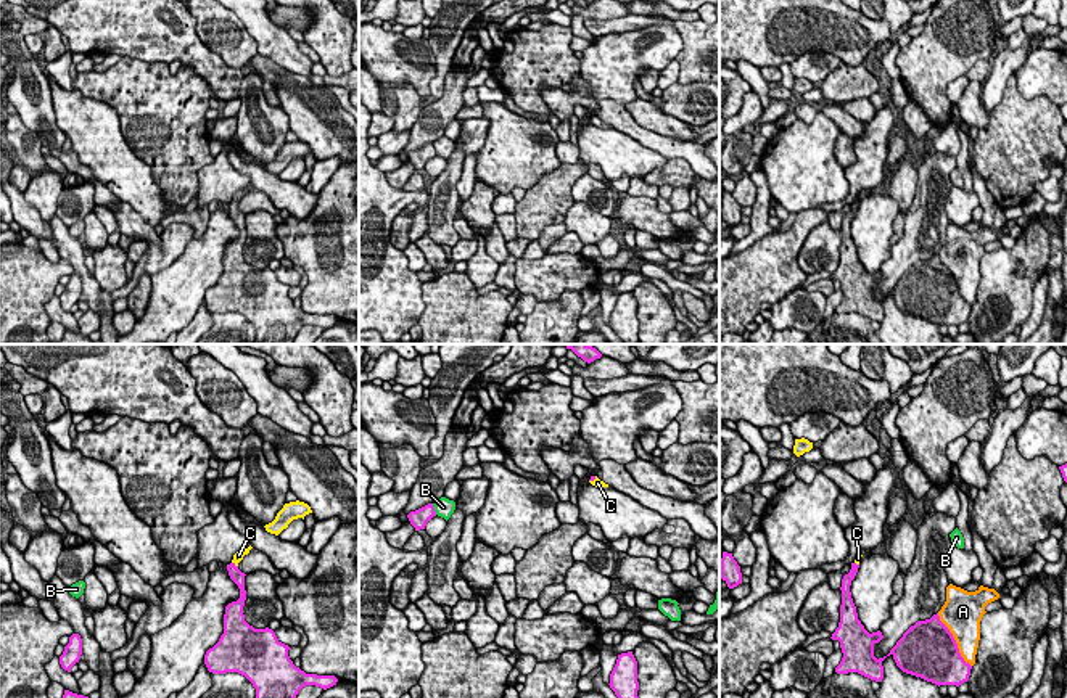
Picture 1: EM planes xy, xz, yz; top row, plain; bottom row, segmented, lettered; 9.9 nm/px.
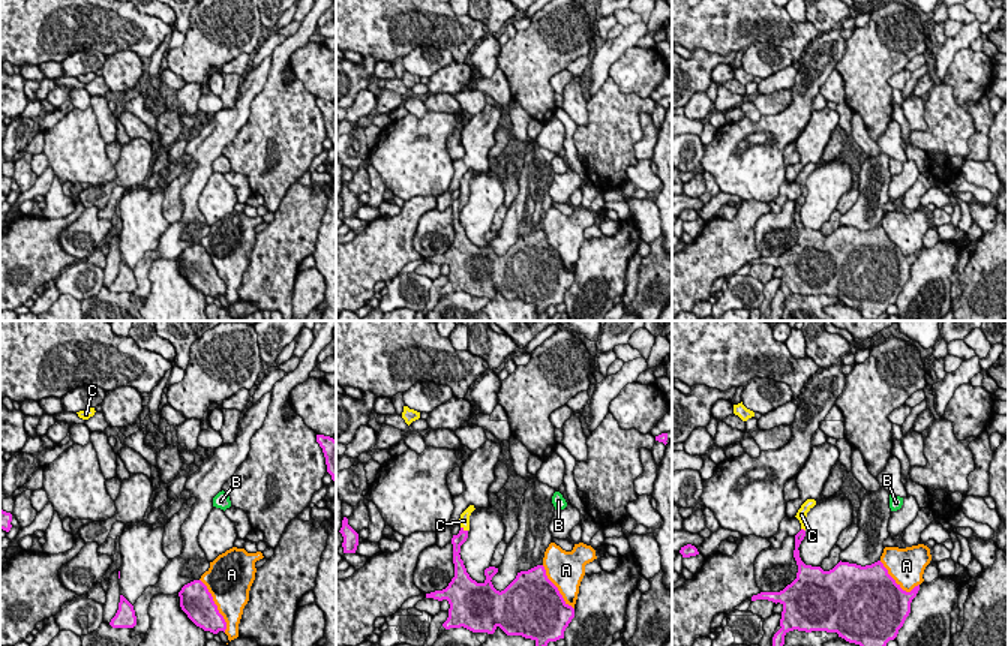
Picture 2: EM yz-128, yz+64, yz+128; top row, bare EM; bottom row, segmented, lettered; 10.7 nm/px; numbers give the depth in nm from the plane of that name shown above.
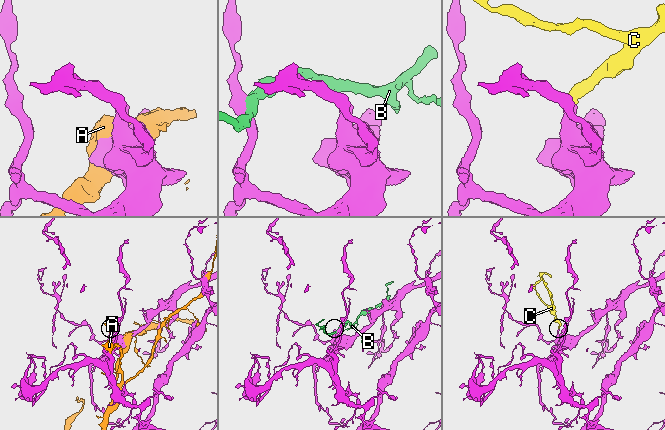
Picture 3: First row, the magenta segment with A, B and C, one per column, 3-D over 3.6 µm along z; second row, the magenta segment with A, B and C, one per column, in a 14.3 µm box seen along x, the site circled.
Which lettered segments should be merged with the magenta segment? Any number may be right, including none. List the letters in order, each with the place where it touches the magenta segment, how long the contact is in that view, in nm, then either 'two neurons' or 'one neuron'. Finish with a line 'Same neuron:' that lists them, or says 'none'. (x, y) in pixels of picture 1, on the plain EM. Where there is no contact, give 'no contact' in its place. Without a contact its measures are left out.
A: contact yz (955, 280); length 650 nm; two neurons
B: contact xz (433, 148); length 120 nm; two neurons
C: contact xy (234, 205); length 80 nm; one neuron
Same neuron: C

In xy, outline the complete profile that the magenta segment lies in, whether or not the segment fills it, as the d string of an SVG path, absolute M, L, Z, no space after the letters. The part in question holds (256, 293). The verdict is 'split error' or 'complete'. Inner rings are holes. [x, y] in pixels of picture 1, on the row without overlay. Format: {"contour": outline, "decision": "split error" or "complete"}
{"contour": "M253 187L237 191L227 211L240 228L240 238L225 246L224 273L204 294L212 314L238 312L256 328L254 344L293 344L299 330L315 325L323 330L336 325L335 315L306 314L288 296L290 286L282 283L269 267L254 269L245 261L245 212L238 203Z", "decision": "split error"}

